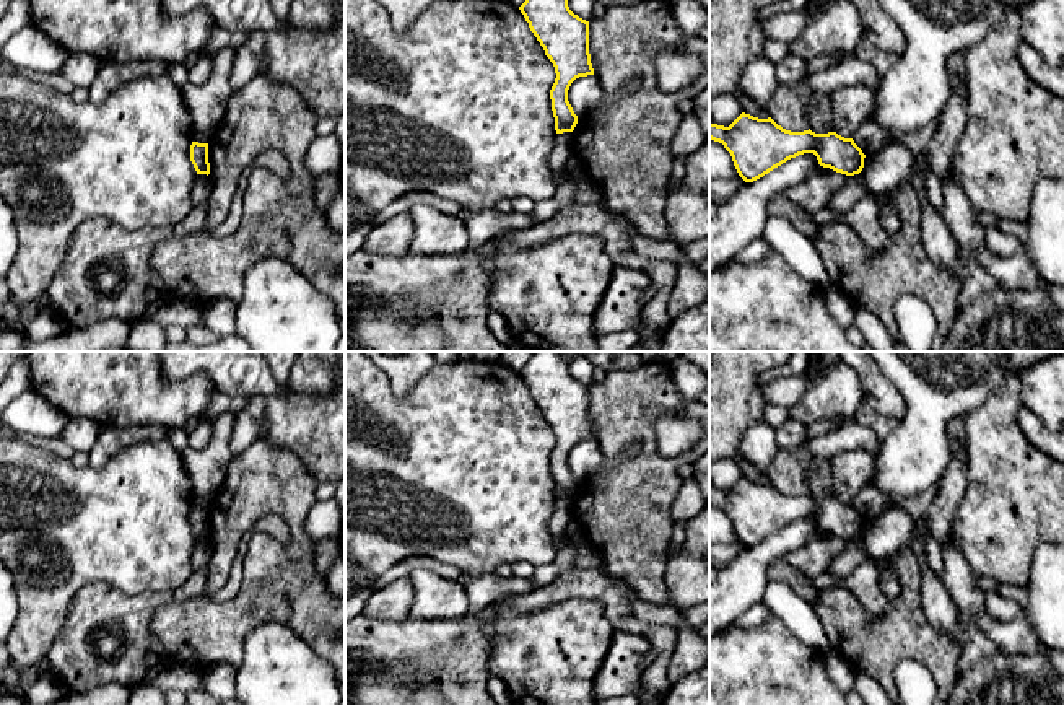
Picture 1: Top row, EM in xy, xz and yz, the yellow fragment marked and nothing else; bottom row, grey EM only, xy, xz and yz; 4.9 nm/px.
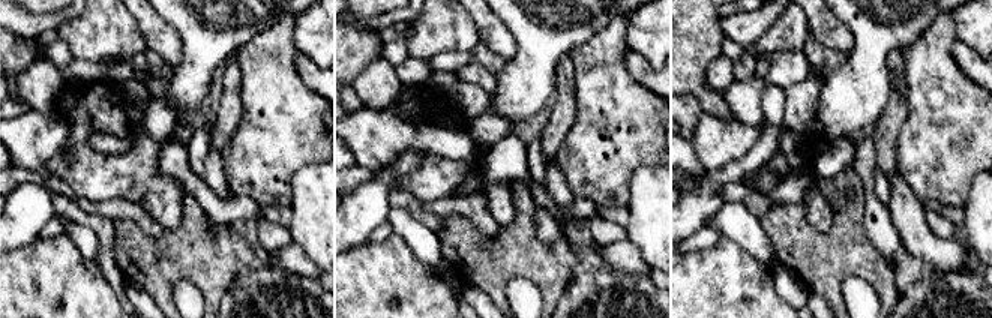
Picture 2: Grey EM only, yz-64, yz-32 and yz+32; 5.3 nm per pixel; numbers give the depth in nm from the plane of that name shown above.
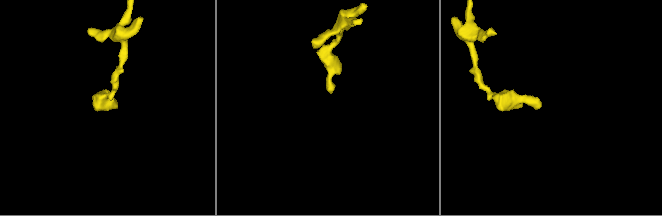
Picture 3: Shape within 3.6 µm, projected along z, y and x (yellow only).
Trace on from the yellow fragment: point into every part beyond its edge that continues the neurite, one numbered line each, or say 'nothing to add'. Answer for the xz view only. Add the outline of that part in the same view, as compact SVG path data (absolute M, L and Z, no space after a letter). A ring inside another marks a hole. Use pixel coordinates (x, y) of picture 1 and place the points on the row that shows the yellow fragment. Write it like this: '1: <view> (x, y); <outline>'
nothing to add

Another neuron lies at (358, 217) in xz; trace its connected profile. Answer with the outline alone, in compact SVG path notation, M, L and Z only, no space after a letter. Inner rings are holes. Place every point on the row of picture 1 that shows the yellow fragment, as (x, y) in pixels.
M345 194L345 254L363 249L363 244L374 228L376 210L360 199Z

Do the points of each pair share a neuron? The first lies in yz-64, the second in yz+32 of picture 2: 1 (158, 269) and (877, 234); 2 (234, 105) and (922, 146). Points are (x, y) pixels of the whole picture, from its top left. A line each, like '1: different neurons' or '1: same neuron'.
1: different neurons
2: different neurons

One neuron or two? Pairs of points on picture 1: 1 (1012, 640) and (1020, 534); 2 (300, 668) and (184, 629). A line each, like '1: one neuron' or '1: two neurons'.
1: two neurons
2: two neurons

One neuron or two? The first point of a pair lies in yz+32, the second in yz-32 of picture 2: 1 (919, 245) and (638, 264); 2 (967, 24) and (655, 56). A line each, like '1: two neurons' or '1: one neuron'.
1: one neuron
2: one neuron

